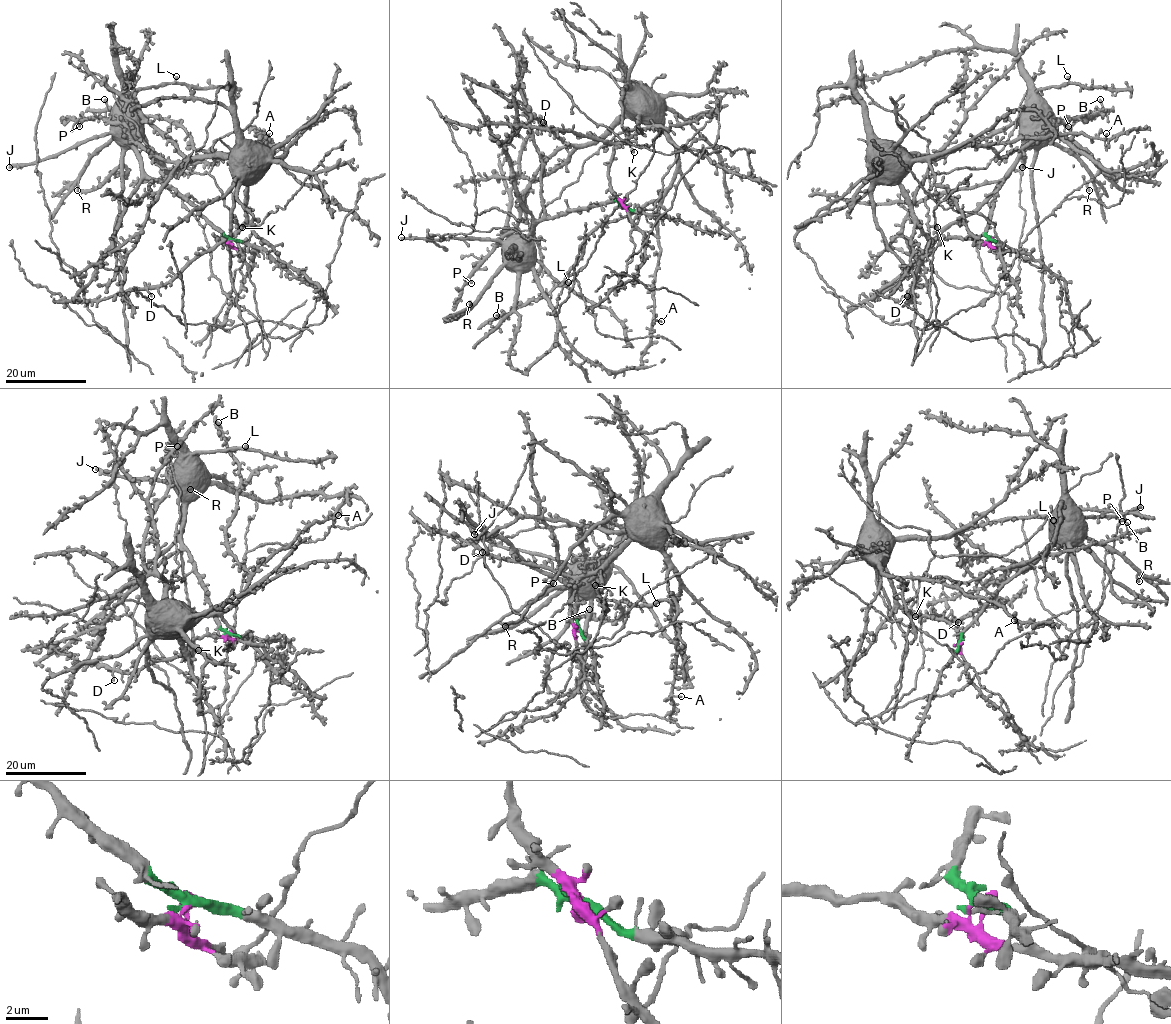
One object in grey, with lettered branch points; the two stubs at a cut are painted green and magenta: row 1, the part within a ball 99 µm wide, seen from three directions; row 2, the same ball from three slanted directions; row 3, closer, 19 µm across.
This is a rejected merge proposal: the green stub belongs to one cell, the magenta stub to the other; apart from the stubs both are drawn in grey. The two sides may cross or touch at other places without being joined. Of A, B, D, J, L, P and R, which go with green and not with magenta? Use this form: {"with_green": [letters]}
{"with_green": ["J", "L", "R"]}

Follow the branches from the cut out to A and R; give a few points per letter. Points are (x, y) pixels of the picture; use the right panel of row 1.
A: (990, 240), (929, 237), (901, 181), (914, 162), (968, 146), (1068, 133), (1105, 139), (1106, 133)
R: (989, 240), (986, 232), (994, 193), (1029, 146), (1051, 140), (1071, 153), (1090, 176), (1089, 190)

